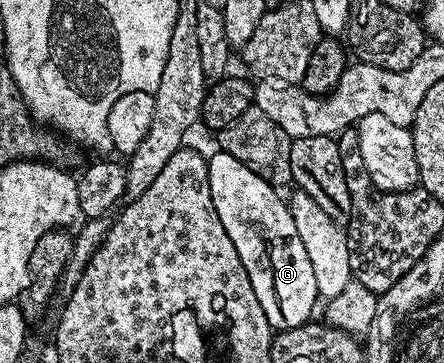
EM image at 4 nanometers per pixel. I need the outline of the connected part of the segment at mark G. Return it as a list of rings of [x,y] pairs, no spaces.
[[[214,151],[208,160],[210,198],[216,207],[216,215],[220,215],[220,223],[224,223],[228,239],[232,239],[236,255],[240,255],[240,263],[244,263],[244,271],[248,271],[252,291],[256,291],[264,315],[268,315],[271,330],[281,331],[307,324],[311,320],[314,301],[319,300],[316,274],[312,272],[312,259],[308,259],[300,235],[296,235],[296,223],[289,204],[278,198],[273,189],[275,186],[263,174],[249,169],[240,163],[240,159]]]

